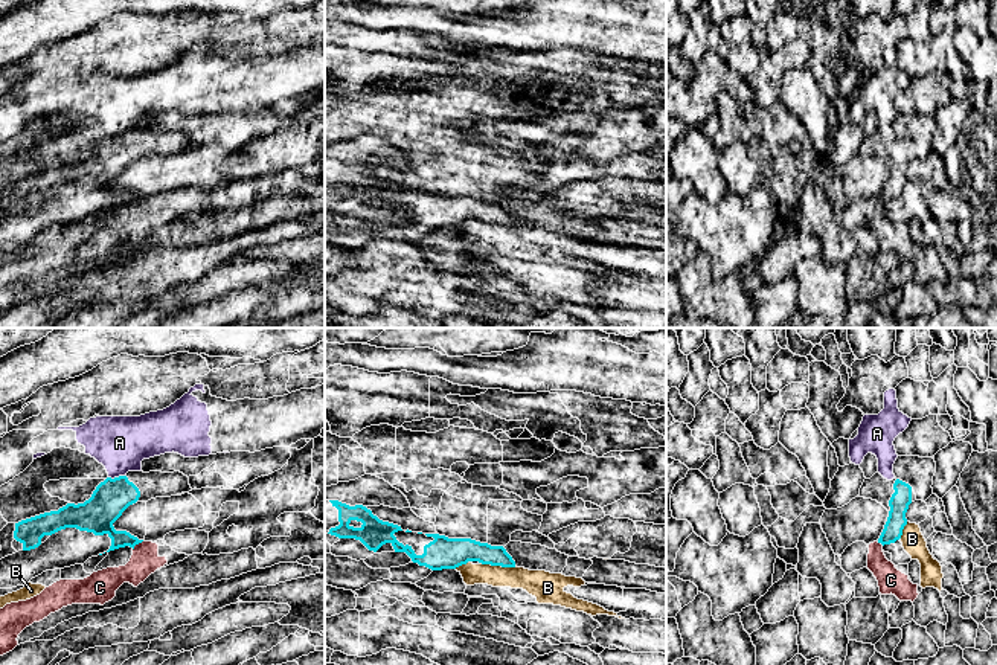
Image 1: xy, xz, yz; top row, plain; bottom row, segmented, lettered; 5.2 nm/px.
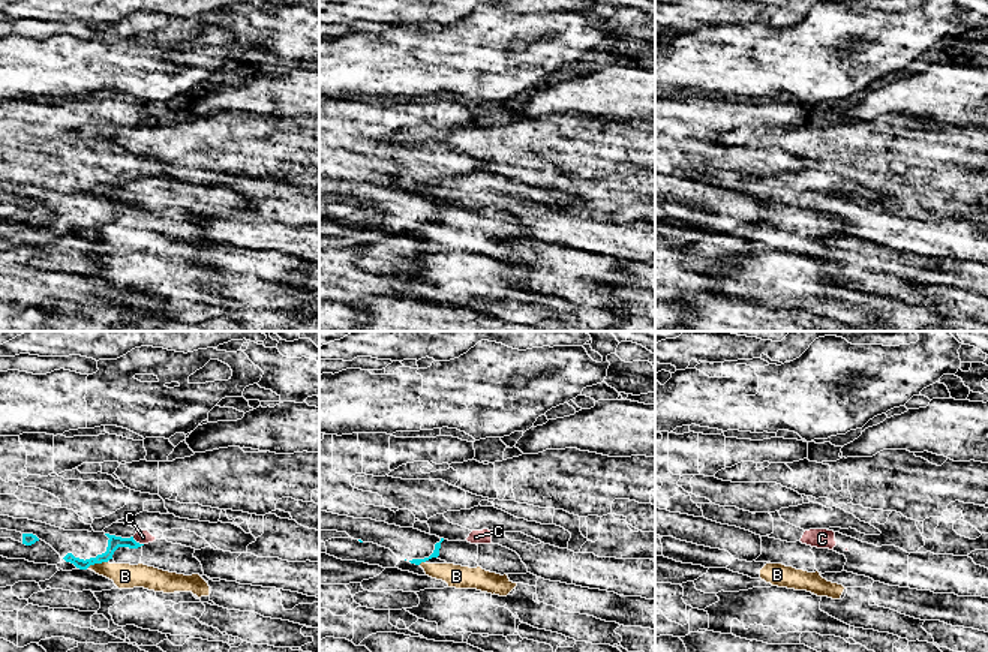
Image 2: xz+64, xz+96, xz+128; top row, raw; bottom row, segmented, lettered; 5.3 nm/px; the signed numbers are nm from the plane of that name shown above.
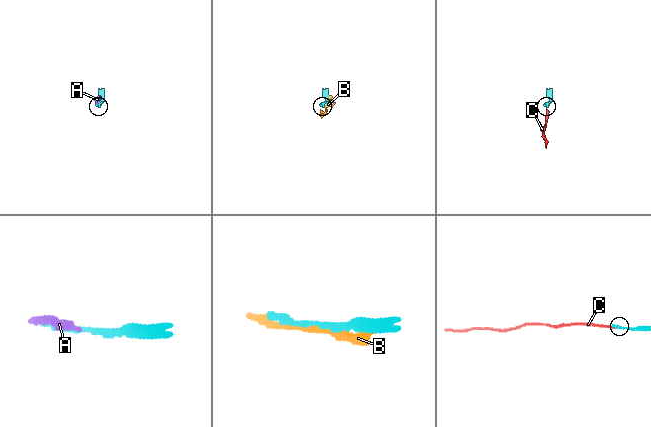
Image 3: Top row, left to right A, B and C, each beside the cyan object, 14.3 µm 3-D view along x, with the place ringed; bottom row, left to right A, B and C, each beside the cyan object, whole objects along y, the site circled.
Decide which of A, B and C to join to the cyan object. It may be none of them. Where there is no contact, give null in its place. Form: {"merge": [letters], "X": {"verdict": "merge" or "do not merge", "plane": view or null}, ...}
{"merge": [], "A": {"verdict": "do not merge", "plane": "xy"}, "B": {"verdict": "do not merge", "plane": "xz"}, "C": {"verdict": "do not merge", "plane": "xy"}}

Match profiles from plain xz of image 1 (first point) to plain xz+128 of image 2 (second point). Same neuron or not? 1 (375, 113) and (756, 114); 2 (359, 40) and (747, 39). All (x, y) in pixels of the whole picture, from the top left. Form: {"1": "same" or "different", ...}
{"1": "same", "2": "same"}

